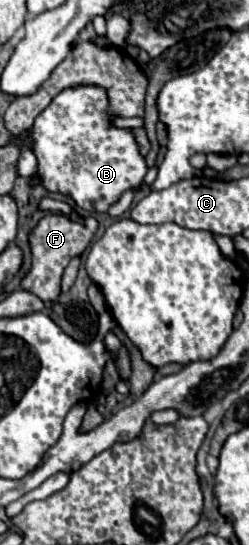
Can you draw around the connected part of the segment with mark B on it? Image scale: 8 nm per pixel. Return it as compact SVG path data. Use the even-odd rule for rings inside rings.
M68 88L38 116L32 128L38 174L48 192L70 196L76 206L90 212L106 212L122 192L140 188L148 168L130 130L114 128L108 114L104 88Z

